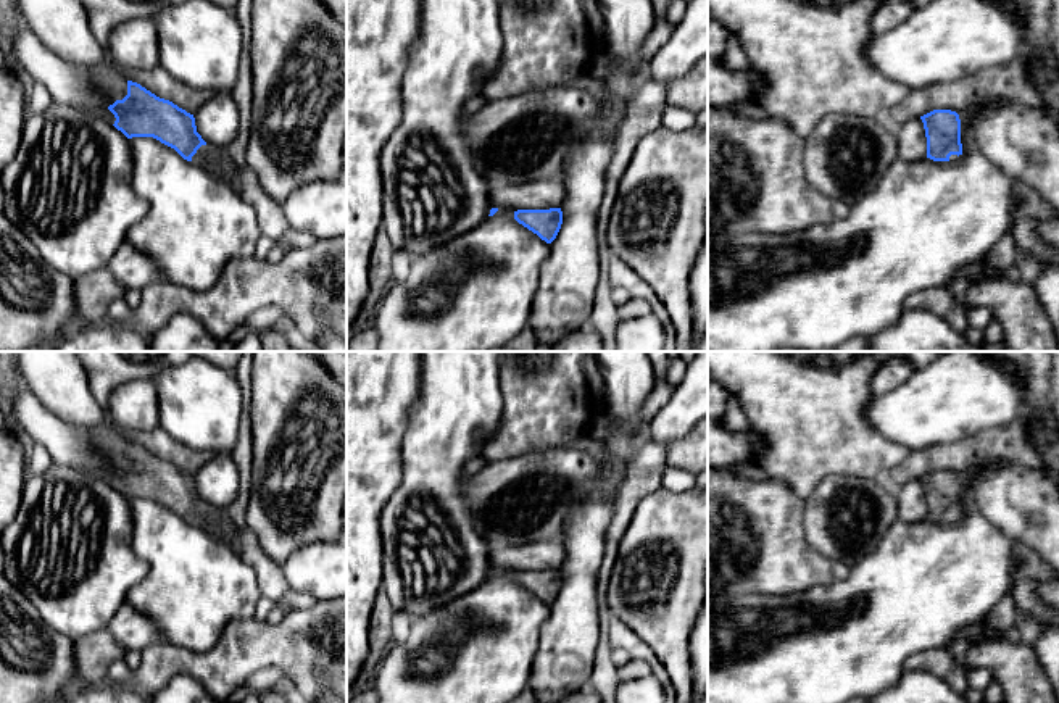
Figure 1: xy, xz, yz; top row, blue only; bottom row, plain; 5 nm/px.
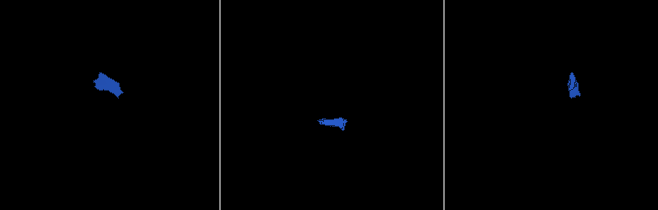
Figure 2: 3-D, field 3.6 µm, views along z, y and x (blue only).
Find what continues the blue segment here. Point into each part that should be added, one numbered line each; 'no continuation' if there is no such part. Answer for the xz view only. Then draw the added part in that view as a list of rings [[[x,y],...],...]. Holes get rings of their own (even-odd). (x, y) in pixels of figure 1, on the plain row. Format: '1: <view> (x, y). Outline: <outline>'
no continuation

